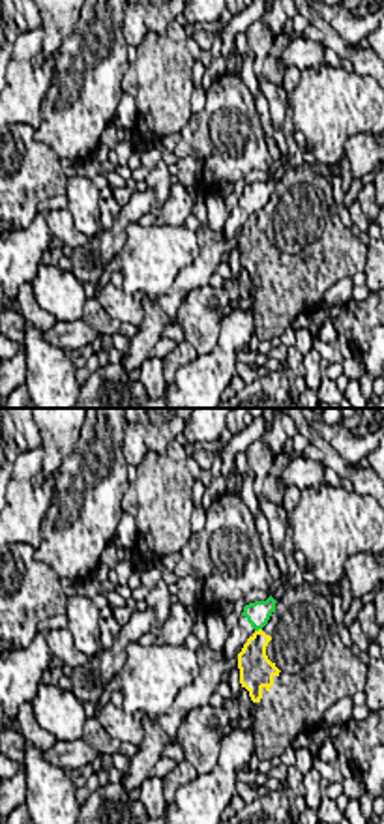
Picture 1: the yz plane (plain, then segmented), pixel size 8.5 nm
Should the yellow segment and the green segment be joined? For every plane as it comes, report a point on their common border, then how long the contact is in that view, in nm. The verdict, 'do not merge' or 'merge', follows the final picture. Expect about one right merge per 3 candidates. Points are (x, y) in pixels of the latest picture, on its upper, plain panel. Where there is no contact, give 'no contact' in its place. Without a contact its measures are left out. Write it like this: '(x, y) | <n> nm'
(259, 210) | 70 nm

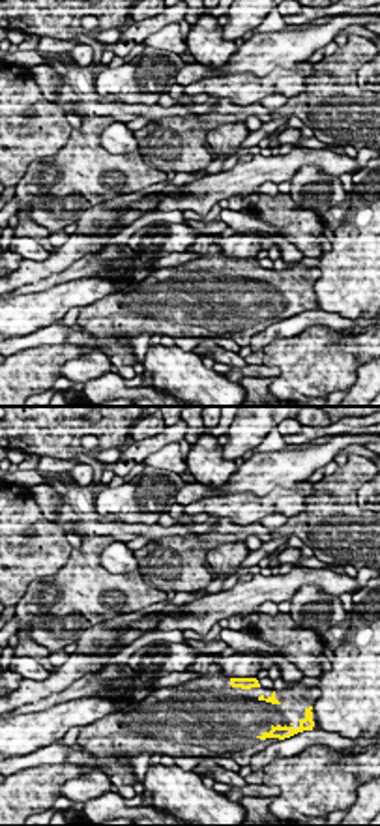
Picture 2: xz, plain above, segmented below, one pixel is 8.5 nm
no contact

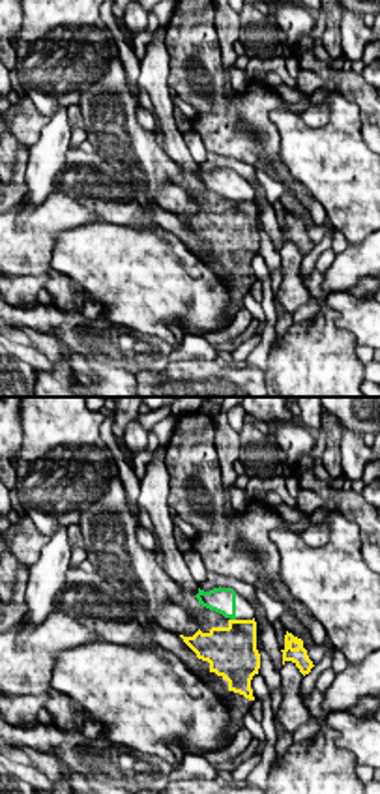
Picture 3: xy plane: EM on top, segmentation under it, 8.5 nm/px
(233, 201) | 50 nm

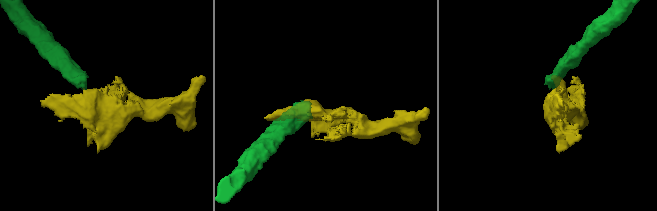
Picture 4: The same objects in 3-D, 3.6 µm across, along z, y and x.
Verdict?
do not merge

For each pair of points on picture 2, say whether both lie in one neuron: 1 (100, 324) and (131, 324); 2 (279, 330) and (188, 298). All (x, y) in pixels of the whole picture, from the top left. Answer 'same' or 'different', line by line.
1: same
2: different

